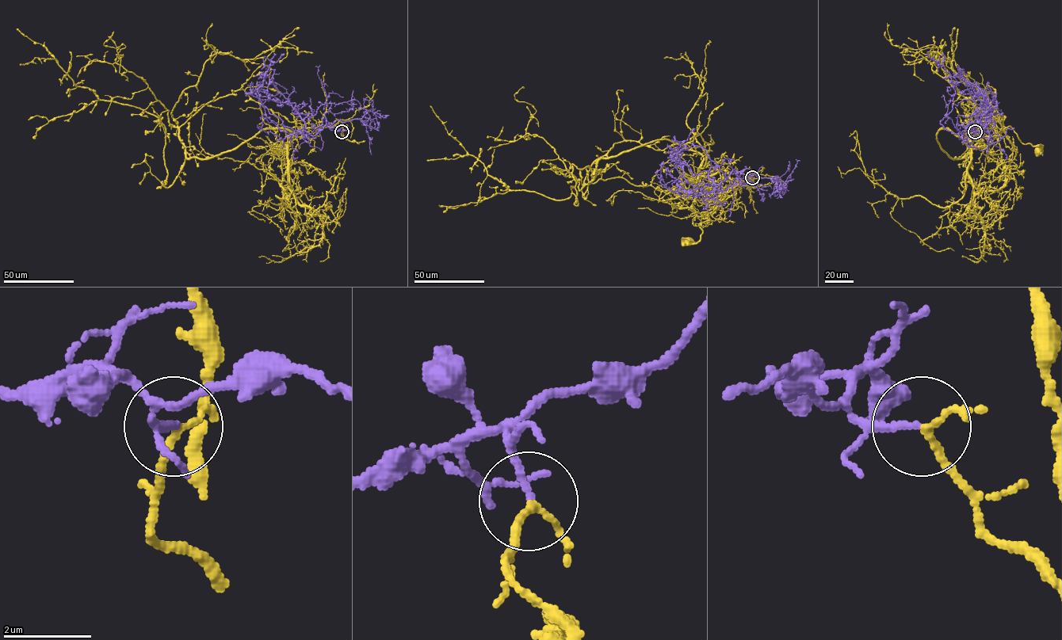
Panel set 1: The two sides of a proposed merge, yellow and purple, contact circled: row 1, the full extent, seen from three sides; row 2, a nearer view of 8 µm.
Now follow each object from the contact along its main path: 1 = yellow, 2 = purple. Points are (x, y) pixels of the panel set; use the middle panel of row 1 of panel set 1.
1: (752, 177), (711, 181), (699, 173), (716, 210), (704, 213), (700, 239), (689, 241)
2: (752, 177), (734, 169), (708, 193), (679, 180), (676, 163), (671, 155), (668, 158), (695, 128)

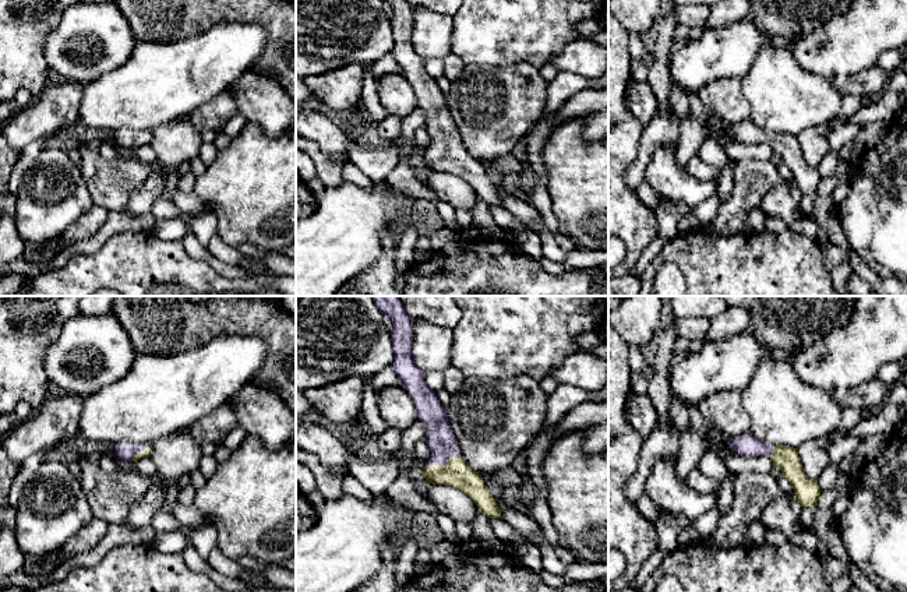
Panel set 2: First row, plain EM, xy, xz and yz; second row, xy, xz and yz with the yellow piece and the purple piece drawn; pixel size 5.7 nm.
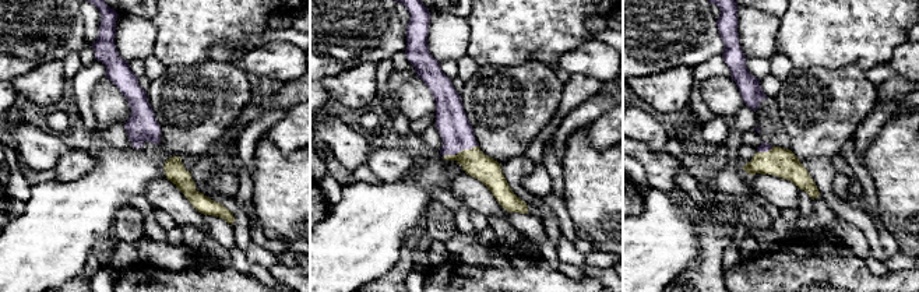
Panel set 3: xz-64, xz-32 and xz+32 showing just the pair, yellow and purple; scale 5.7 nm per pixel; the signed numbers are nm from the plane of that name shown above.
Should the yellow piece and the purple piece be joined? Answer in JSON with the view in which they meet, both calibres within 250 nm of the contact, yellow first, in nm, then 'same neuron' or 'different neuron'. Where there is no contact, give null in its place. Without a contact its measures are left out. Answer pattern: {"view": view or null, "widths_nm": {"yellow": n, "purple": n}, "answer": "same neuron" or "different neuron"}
{"view": "xz", "widths_nm": {"yellow": 170, "purple": 170}, "answer": "different neuron"}

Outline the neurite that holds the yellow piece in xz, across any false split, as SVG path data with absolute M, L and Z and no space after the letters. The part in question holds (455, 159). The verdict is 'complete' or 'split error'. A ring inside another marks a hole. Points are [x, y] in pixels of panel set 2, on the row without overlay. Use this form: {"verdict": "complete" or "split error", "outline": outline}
{"verdict": "complete", "outline": "M462 142L447 147L444 152L426 152L421 162L428 170L462 177L488 205L502 205L495 186L484 172L481 162L472 156Z"}

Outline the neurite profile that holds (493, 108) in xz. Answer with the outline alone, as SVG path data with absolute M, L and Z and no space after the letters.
M529 63L502 67L481 64L466 67L445 94L459 137L467 152L479 161L497 159L514 147L543 116L547 102L547 81Z

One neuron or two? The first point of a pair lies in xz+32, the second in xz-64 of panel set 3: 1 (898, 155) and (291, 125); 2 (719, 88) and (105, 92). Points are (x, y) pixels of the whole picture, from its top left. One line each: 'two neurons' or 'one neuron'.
1: two neurons
2: one neuron

